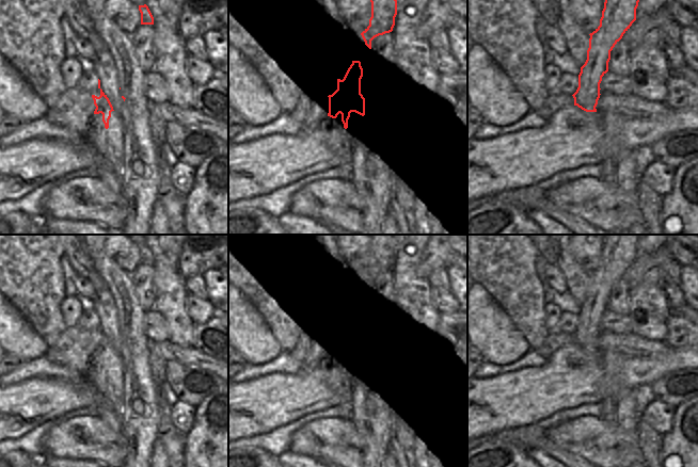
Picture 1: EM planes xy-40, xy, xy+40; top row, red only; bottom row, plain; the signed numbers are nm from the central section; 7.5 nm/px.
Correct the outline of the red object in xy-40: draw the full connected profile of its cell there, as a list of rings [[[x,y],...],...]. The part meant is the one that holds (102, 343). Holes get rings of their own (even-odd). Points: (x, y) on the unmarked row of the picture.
[[[100,327],[100,335],[97,336],[95,334],[92,334],[92,337],[94,339],[94,343],[96,345],[94,353],[102,353],[102,360],[105,363],[105,367],[109,367],[109,358],[111,356],[111,351],[114,350],[113,345],[107,336],[107,334],[102,331]]]

